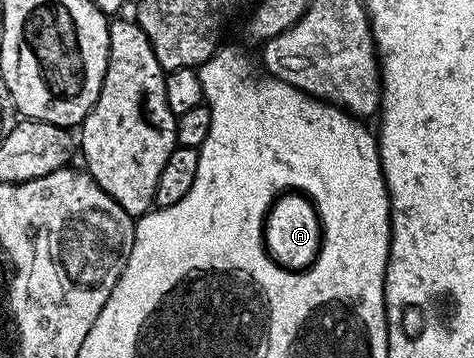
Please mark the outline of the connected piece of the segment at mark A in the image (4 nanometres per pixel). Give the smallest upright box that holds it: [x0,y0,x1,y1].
[260,183,328,279]

